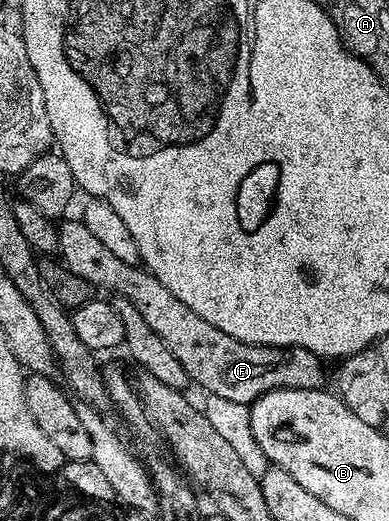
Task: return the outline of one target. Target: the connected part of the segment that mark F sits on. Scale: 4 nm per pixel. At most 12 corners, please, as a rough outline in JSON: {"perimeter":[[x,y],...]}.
{"perimeter":[[83,220],[58,226],[58,258],[130,300],[204,392],[251,404],[325,385],[301,346],[255,346],[202,320]]}

